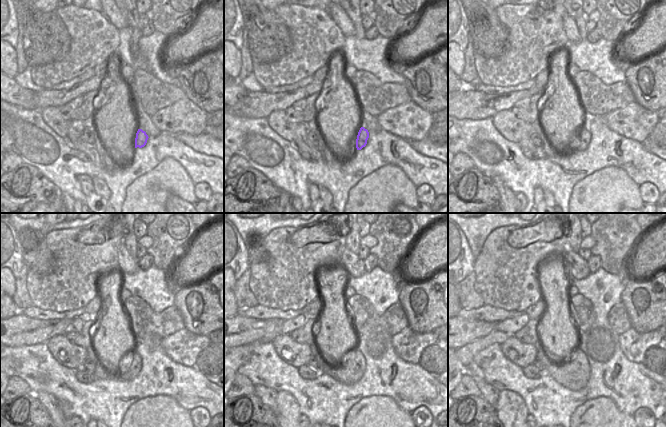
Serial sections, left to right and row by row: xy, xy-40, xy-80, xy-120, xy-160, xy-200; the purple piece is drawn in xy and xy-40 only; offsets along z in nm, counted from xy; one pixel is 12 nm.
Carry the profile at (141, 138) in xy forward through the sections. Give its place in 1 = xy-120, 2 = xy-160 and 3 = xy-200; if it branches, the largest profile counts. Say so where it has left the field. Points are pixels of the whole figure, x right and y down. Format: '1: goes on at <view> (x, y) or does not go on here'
1: goes on at xy-120 (133, 365)
2: goes on at xy-160 (352, 370)
3: goes on at xy-200 (574, 374)

